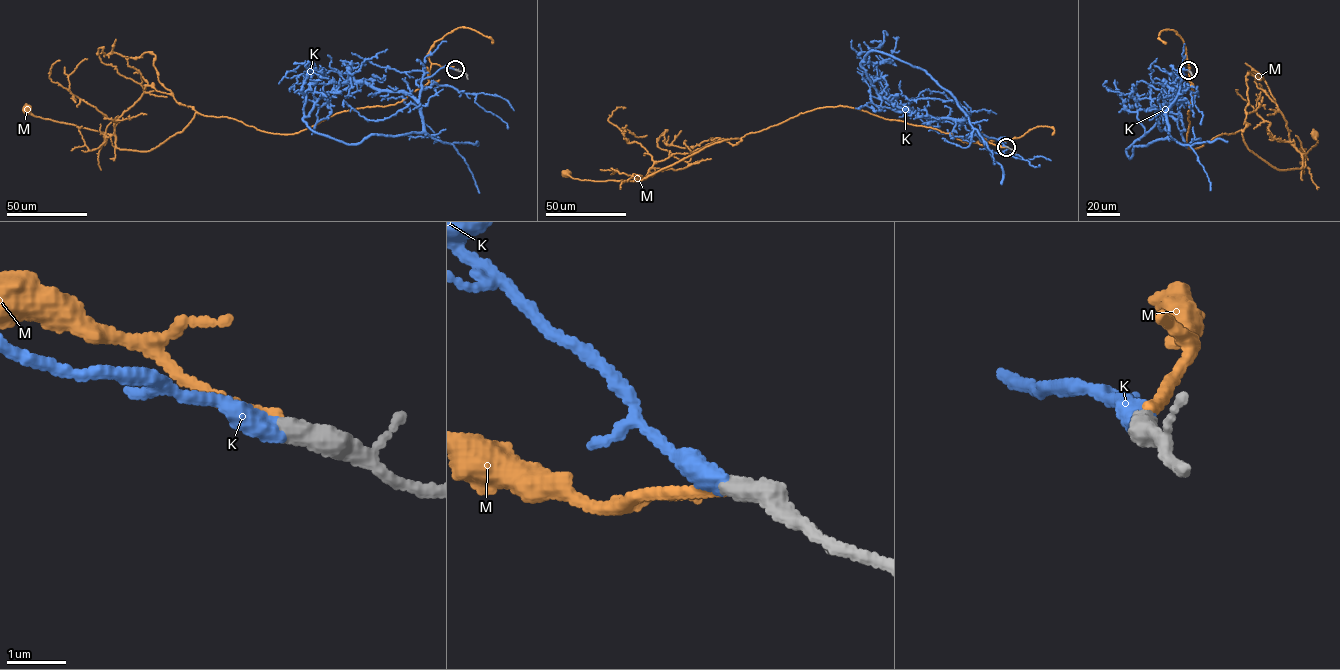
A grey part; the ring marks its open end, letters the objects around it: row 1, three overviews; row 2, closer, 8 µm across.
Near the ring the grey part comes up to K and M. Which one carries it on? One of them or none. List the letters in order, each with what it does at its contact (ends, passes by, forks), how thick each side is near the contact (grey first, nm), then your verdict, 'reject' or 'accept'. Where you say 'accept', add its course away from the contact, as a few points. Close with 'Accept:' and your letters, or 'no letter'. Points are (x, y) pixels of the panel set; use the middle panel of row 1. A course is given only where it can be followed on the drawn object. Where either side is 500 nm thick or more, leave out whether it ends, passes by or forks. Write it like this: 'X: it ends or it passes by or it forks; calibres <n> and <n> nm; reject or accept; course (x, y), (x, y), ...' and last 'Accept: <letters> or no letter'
K: it ends; calibres 400 and 380 nm; accept; course (1006, 146), (972, 129), (967, 119), (920, 117), (900, 105), (869, 59), (884, 30), (887, 35)
M: it ends; calibres 380 and 160 nm; reject
Accept: K

